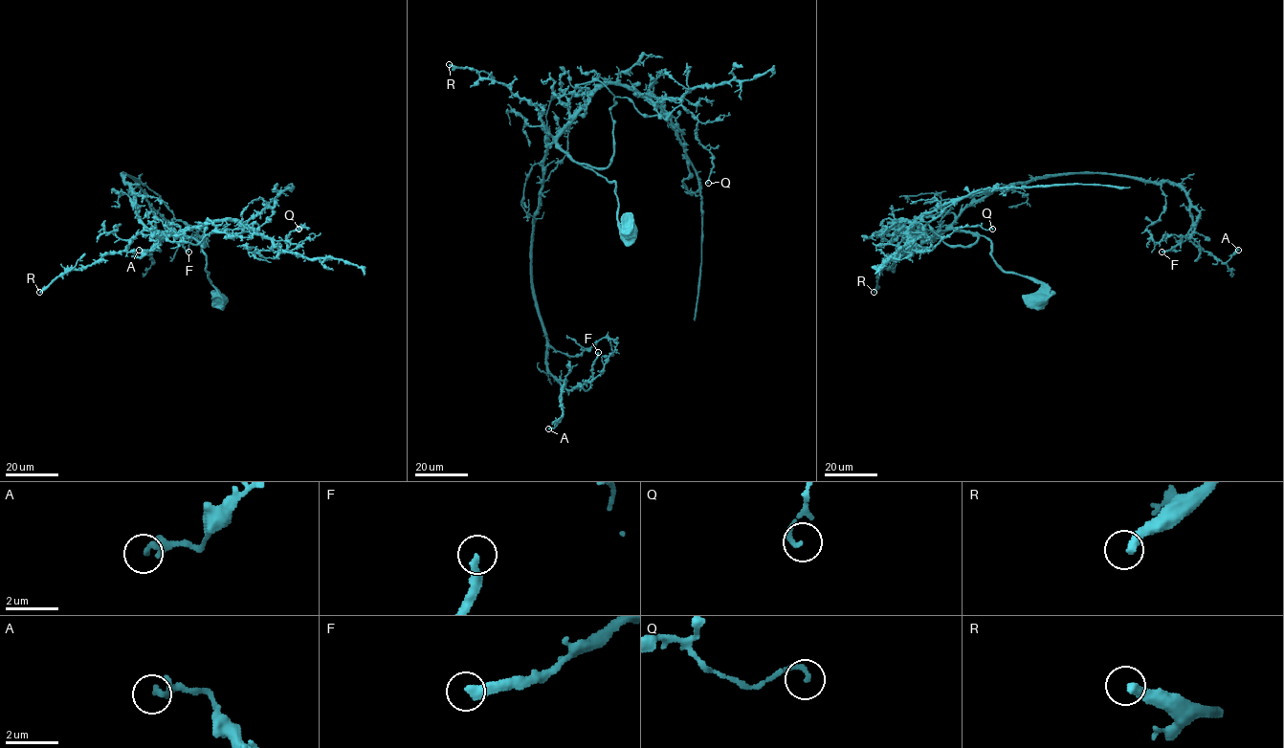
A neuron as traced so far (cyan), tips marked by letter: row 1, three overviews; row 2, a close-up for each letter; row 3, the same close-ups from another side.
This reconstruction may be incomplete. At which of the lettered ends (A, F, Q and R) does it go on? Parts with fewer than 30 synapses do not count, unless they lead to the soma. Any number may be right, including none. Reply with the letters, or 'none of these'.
R

